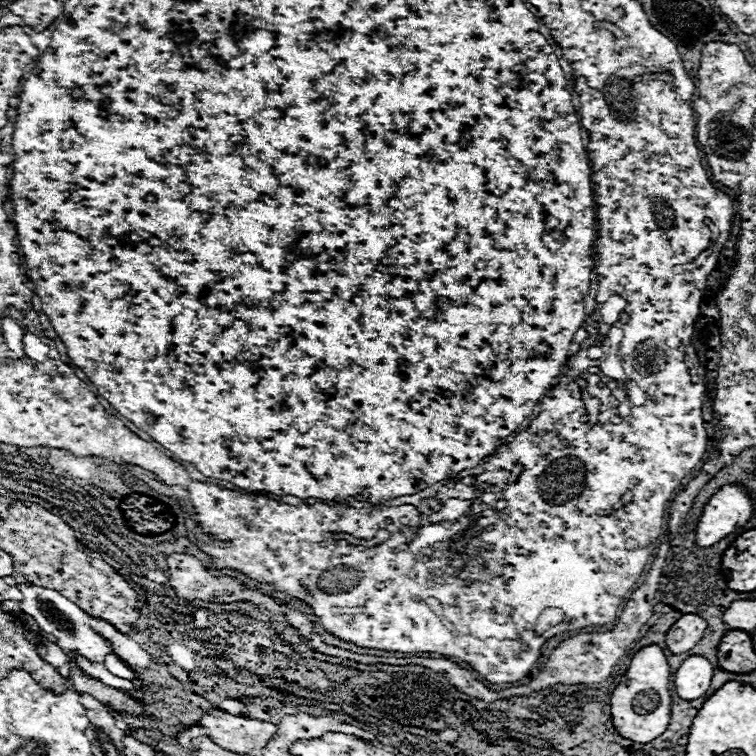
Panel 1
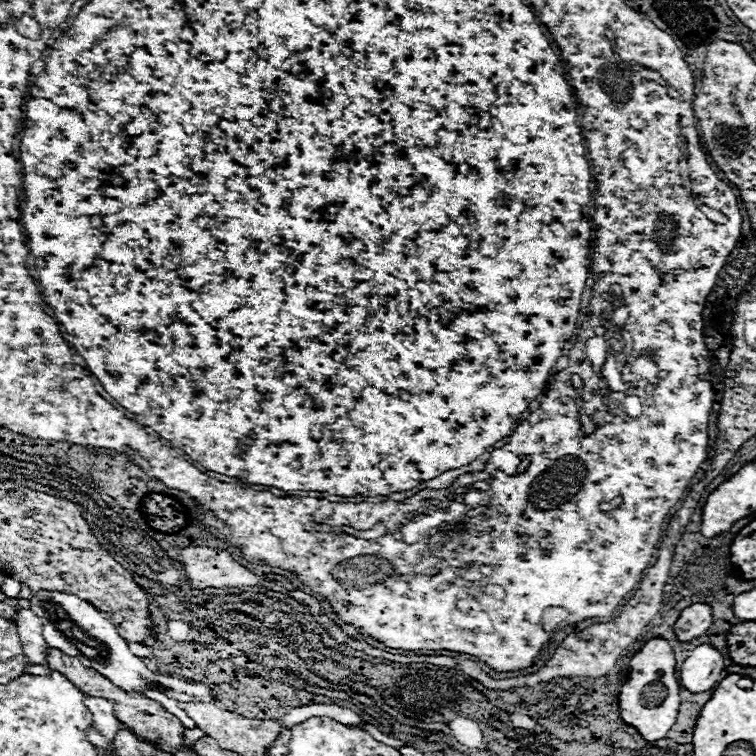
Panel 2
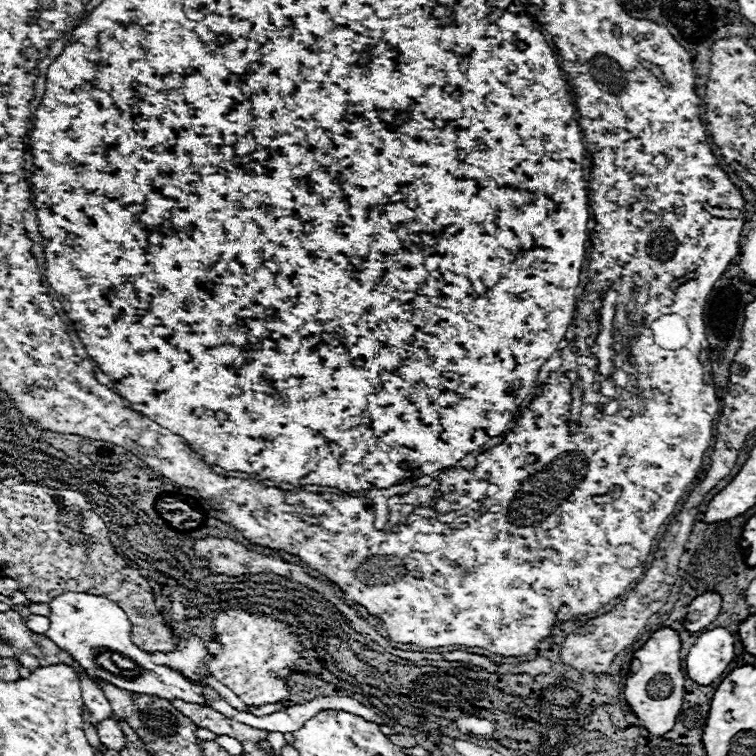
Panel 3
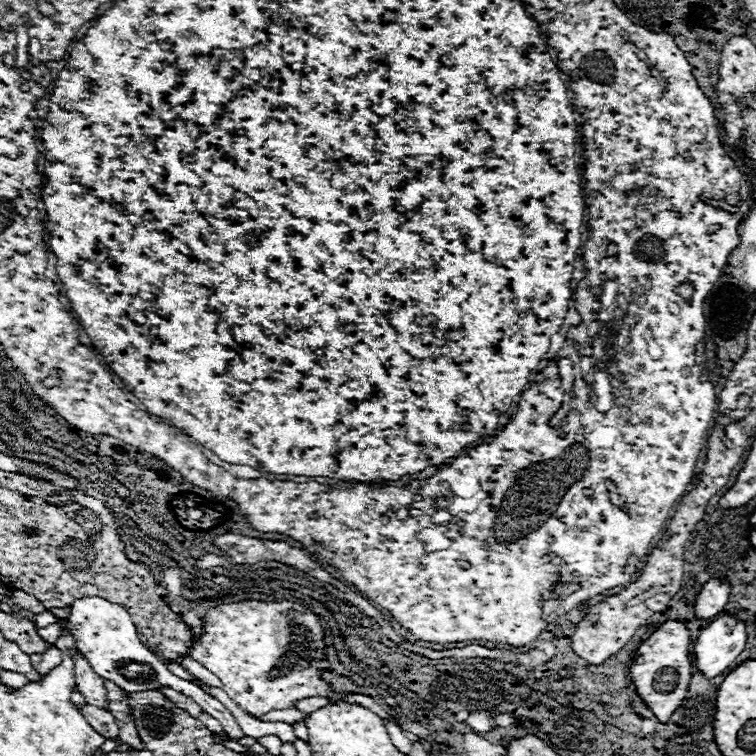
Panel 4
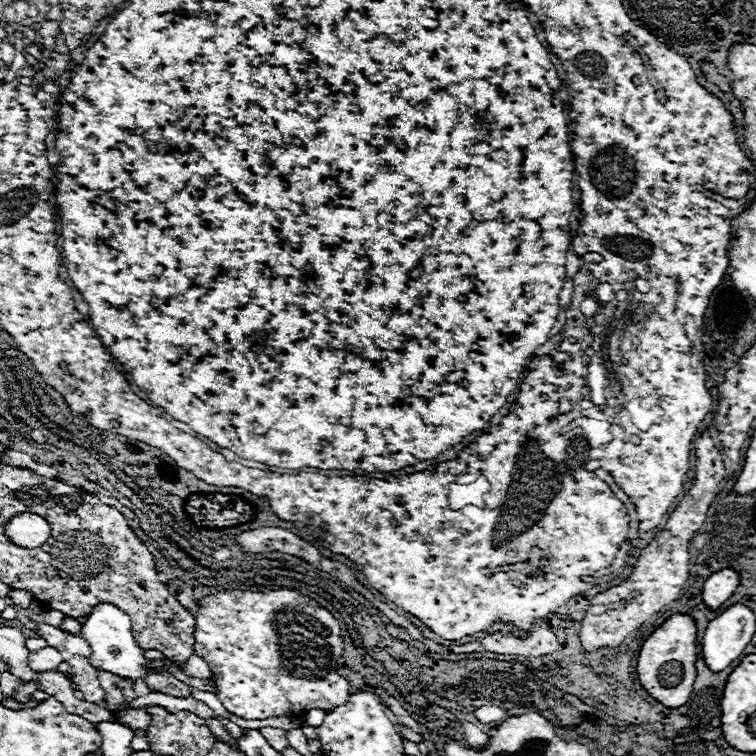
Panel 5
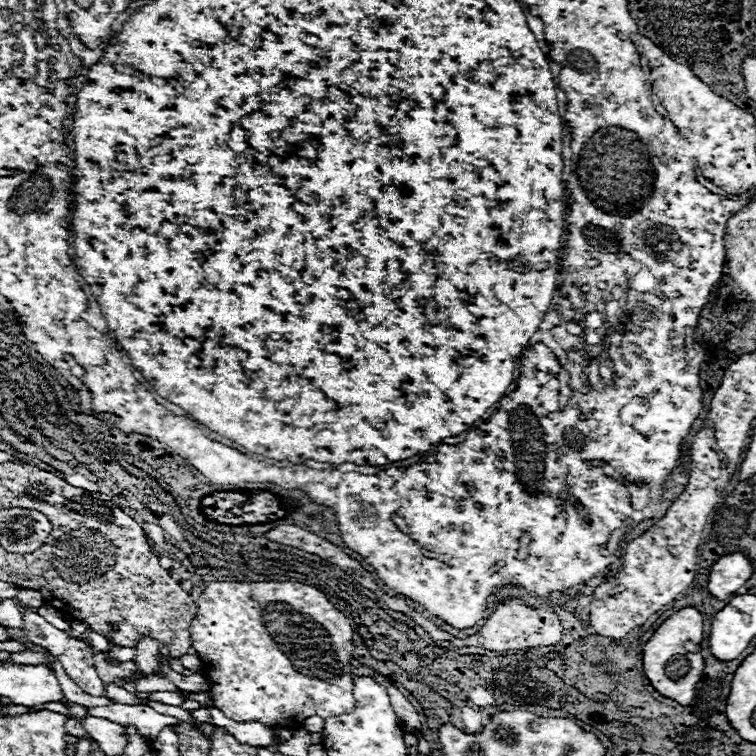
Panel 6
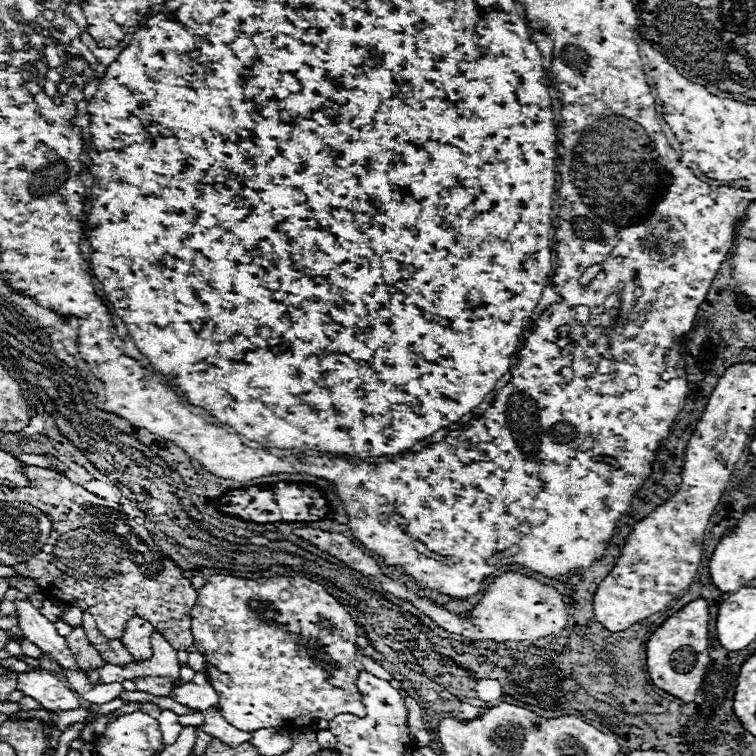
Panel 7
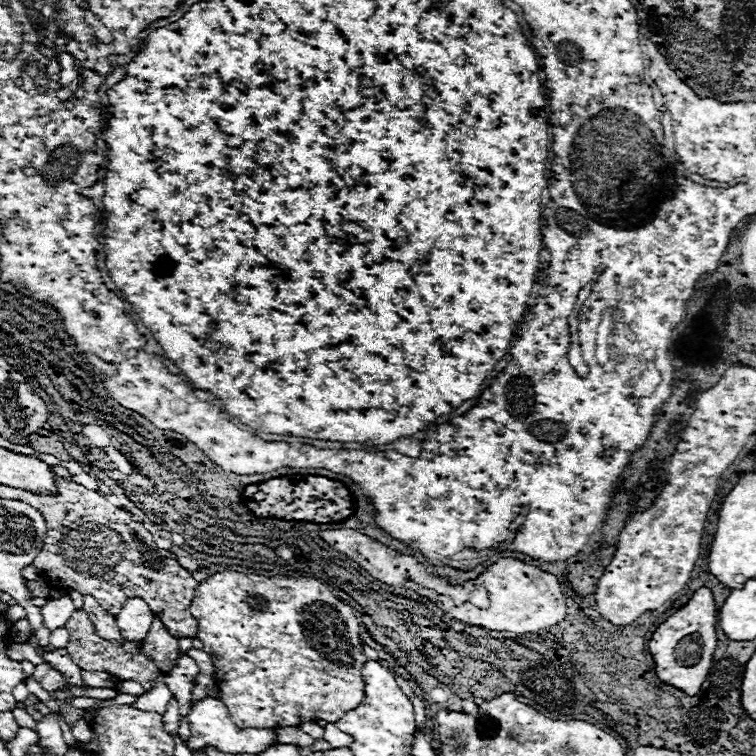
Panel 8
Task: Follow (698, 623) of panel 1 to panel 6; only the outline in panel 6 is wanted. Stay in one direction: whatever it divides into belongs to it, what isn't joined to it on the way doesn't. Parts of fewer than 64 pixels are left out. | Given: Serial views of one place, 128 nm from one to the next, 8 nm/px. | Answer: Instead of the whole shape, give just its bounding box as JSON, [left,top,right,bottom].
[708,552,752,600]

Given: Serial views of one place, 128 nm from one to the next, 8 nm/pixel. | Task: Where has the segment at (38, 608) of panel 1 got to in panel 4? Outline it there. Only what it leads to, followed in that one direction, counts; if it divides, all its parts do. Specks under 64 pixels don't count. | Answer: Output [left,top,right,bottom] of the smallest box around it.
[38,596,244,738]

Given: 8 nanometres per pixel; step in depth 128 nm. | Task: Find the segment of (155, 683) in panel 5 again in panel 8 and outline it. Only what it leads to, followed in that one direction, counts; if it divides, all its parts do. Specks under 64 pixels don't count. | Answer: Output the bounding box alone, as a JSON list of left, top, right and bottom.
[116,598,154,644]

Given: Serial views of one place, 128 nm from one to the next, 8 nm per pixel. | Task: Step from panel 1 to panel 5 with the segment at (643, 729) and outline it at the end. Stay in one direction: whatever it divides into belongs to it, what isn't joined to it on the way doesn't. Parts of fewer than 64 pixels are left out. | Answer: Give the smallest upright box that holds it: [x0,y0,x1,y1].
[636,614,696,708]

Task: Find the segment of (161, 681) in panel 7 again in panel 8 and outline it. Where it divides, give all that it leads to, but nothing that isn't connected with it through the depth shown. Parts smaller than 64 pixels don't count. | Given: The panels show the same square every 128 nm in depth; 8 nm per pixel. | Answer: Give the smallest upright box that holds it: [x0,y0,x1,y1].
[66,610,160,690]

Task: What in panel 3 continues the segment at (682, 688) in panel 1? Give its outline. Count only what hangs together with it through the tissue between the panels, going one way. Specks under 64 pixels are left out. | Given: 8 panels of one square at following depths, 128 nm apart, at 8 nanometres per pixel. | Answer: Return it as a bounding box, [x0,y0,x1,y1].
[684,628,734,686]

